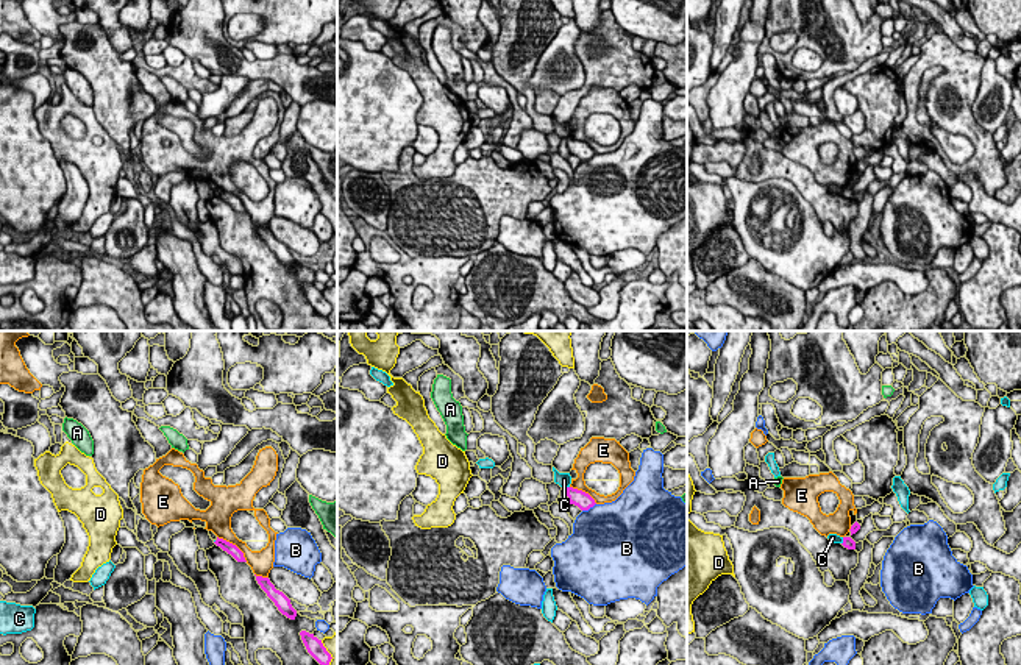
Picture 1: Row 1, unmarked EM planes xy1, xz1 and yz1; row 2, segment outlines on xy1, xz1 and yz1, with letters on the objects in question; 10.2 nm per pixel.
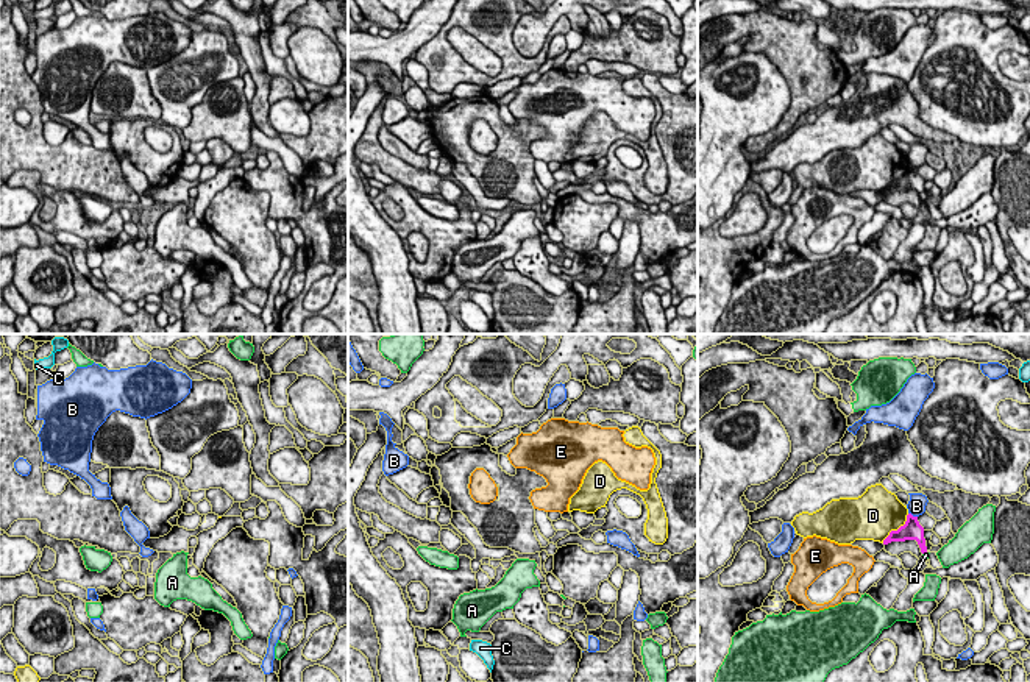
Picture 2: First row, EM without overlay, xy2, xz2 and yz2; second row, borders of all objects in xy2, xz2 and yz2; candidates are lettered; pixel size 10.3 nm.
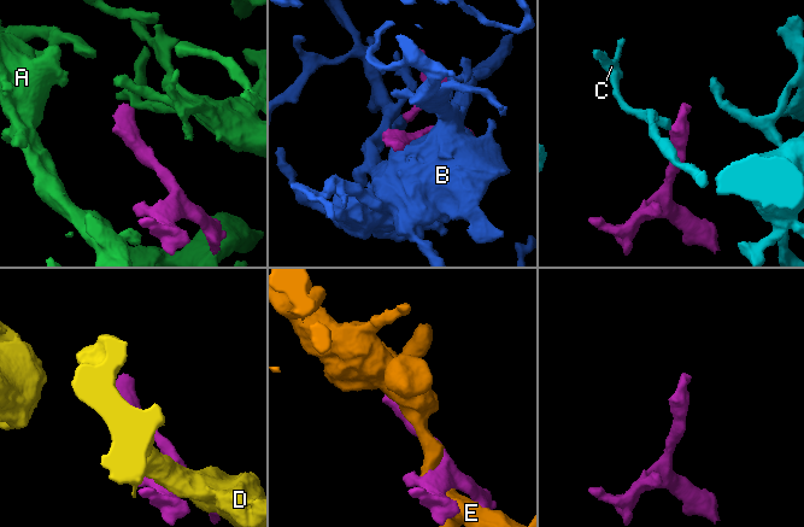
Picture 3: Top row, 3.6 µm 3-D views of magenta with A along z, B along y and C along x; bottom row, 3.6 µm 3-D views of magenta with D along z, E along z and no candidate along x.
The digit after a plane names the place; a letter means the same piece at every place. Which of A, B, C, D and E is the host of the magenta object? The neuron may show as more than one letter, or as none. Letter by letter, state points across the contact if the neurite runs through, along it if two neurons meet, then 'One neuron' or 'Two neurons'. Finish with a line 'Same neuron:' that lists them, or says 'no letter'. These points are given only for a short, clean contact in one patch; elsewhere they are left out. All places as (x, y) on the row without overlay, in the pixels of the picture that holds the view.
A: Path across: yz2 (912, 181), (921, 191), (924, 202), (926, 205). One neuron
B: Two neurons
C: Boundary: yz1 (843, 188), (842, 194). Two neurons
D: Two neurons
E: Two neurons
Same neuron: A

